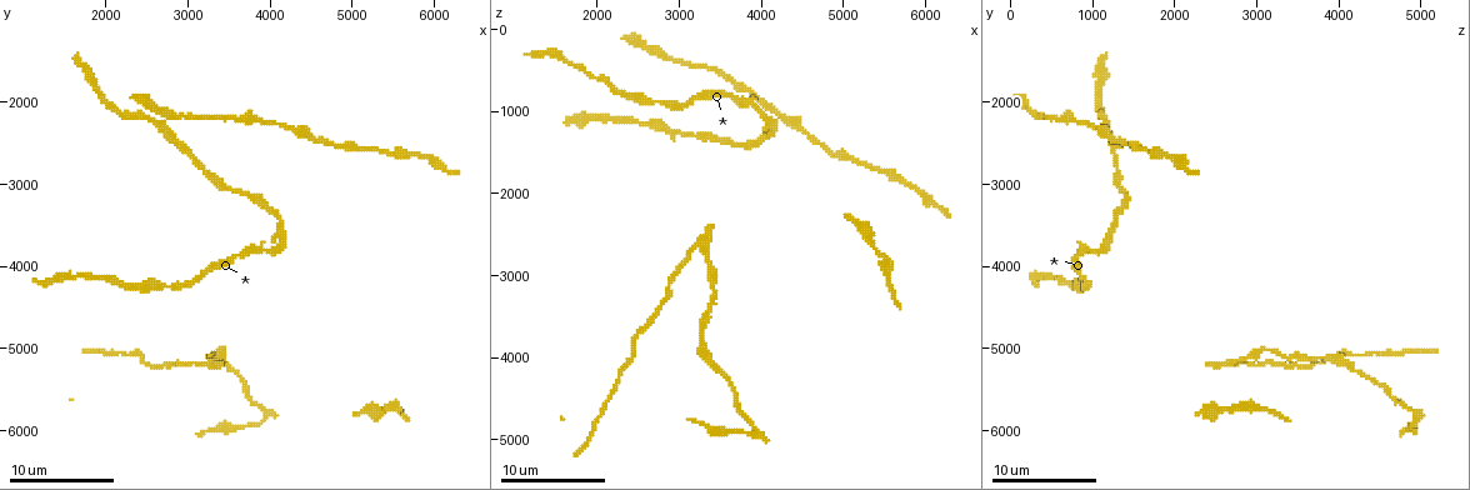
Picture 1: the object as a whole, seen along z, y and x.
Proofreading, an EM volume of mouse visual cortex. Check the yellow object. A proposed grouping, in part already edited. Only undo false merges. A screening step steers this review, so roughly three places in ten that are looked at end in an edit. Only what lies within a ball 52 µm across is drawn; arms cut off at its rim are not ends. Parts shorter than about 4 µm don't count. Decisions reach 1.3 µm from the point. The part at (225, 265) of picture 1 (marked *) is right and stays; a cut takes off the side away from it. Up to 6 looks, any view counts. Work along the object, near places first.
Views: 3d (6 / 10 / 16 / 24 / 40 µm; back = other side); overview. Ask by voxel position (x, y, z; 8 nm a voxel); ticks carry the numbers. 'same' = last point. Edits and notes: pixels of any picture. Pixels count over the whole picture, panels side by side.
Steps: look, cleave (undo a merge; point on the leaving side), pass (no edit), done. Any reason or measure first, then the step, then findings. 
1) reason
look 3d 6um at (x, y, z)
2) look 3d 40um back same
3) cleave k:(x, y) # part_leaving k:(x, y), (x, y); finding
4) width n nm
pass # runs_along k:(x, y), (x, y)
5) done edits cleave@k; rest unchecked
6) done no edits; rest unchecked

look 3d 10um at (3000, 4200, 950)

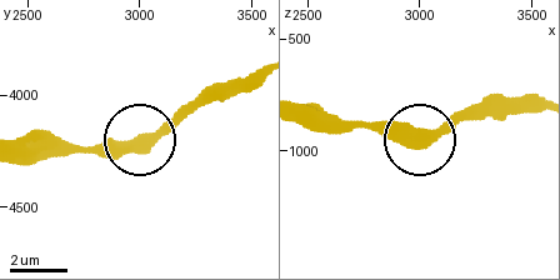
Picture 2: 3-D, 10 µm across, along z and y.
look 3d 10um back at (3020, 4230, 950)

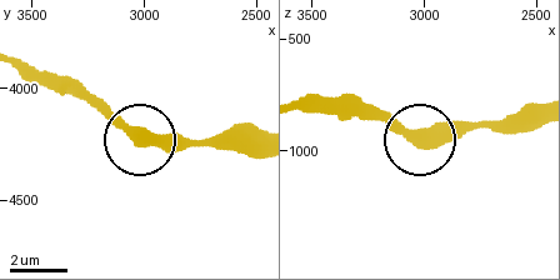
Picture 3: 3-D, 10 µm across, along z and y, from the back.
width 420 nm
pass # runs_along 3:(45, 86), (85, 89), (150, 144), (226, 144); continuous, no second neuron

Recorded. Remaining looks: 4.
look 3d 6um at (2750, 2350, 1100)

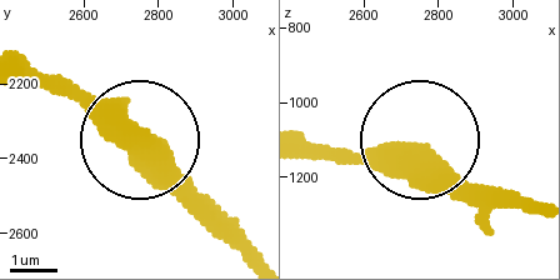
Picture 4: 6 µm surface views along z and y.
side_arm 13 um
pass # one neuron here

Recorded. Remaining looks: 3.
side arm on a straight run
look 3d 6um at (3200, 5200, 2650)

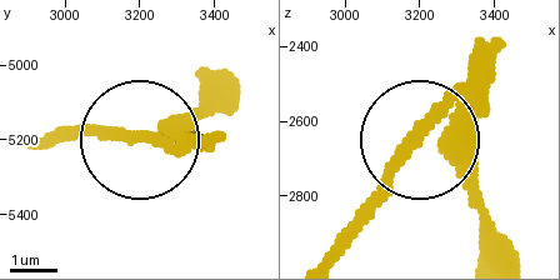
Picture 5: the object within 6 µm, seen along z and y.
look 3d 6um back at (3230, 5180, 2640)

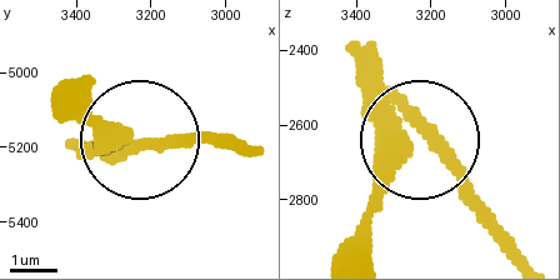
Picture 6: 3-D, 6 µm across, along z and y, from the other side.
cleave 6:(168, 141) # part_leaving 6:(400, 109), (500, 248); a second neuron is stuck on

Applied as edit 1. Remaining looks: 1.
done edits cleave@6; rest unchecked

